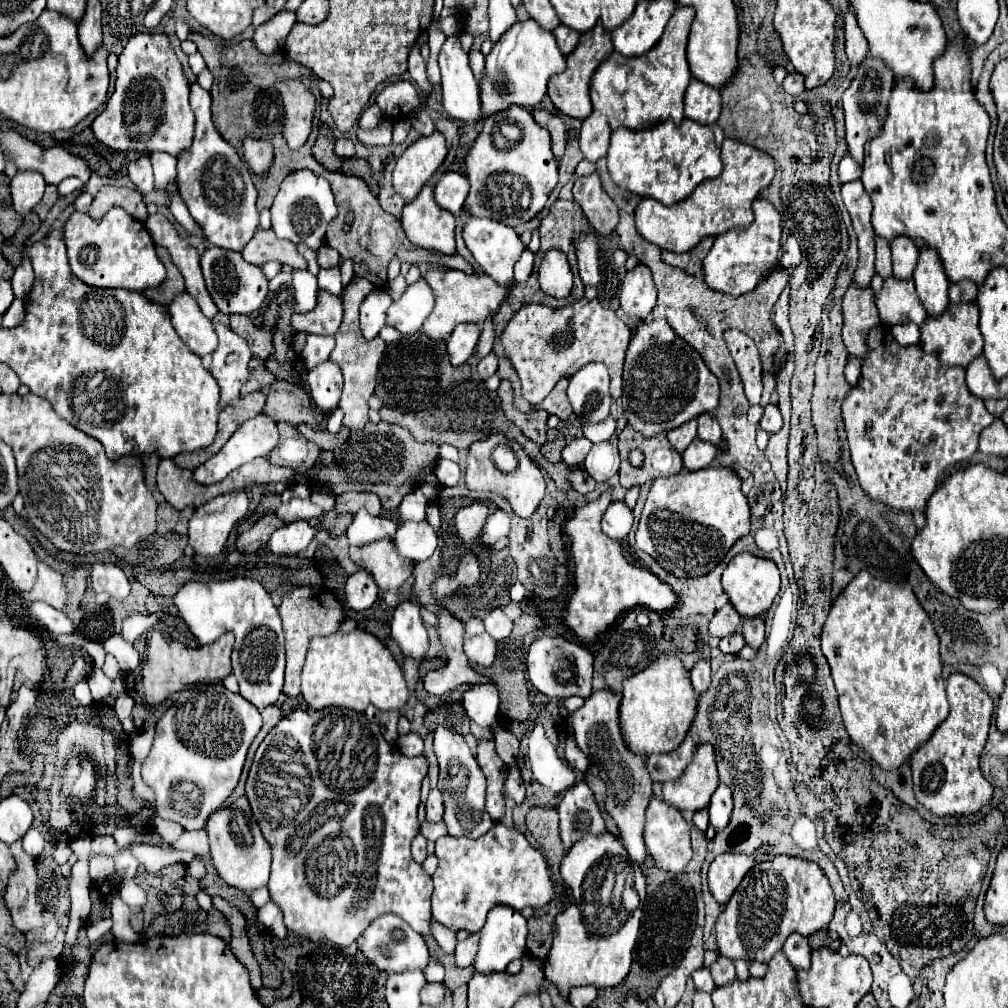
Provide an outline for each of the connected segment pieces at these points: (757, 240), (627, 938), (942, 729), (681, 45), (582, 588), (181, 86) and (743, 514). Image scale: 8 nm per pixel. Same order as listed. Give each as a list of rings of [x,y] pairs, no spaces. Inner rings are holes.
[[[756,199],[752,205],[754,223],[744,231],[726,231],[716,237],[706,261],[702,265],[704,281],[716,291],[728,295],[744,295],[752,291],[766,275],[776,269],[778,251],[780,251],[780,235],[782,235],[782,219],[774,205],[766,199]]]
[[[608,831],[600,837],[586,837],[578,841],[562,859],[560,875],[566,893],[566,905],[556,915],[554,921],[554,943],[546,957],[544,973],[546,979],[558,989],[560,997],[568,1001],[570,991],[576,987],[584,985],[592,985],[596,989],[614,987],[622,983],[622,979],[628,975],[642,917],[638,903],[646,897],[646,877],[640,865],[632,861],[628,851],[622,847],[622,843]]]
[[[952,673],[948,677],[948,701],[950,715],[934,731],[934,735],[912,755],[912,777],[914,795],[920,805],[938,817],[974,815],[992,803],[994,787],[984,779],[980,771],[980,755],[986,747],[990,721],[992,721],[992,699],[990,695],[968,675]]]
[[[678,7],[666,25],[666,33],[660,37],[658,45],[650,49],[650,53],[640,57],[624,57],[620,53],[612,53],[606,61],[600,63],[590,81],[593,111],[582,121],[579,134],[580,151],[584,153],[586,161],[596,163],[600,157],[607,155],[611,134],[618,127],[636,131],[660,125],[668,119],[680,125],[684,119],[684,91],[692,77],[686,61],[686,39],[692,19],[694,9]]]
[[[602,493],[590,505],[576,509],[574,517],[566,523],[566,533],[572,541],[572,559],[574,559],[574,579],[576,591],[570,595],[570,603],[564,611],[564,623],[572,629],[580,641],[594,641],[602,631],[606,631],[624,611],[634,607],[646,607],[652,611],[668,611],[676,605],[674,591],[662,583],[658,577],[645,568],[630,565],[622,557],[620,543],[606,537],[600,529],[600,519],[606,507],[612,503],[610,493]]]
[[[144,33],[128,41],[118,57],[116,85],[104,111],[92,121],[98,141],[114,151],[164,151],[178,155],[190,147],[194,135],[194,113],[188,103],[190,83],[164,33]],[[154,81],[158,89],[150,85]]]
[[[730,467],[682,471],[652,481],[636,543],[676,577],[698,577],[712,571],[728,549],[750,531],[750,509],[742,493],[742,479]]]

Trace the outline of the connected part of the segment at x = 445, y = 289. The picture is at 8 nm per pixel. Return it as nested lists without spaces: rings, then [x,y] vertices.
[[[432,269],[426,273],[428,285],[436,293],[436,305],[430,313],[430,317],[422,325],[422,333],[426,333],[432,339],[446,339],[450,337],[452,329],[458,323],[476,323],[482,325],[488,315],[494,315],[506,301],[510,293],[510,285],[498,285],[492,277],[486,273],[462,273],[462,271],[440,271]]]

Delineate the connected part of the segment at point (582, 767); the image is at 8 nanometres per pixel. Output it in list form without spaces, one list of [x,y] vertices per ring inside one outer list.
[[[568,735],[568,739],[566,739],[564,755],[566,755],[566,761],[568,761],[570,767],[576,767],[578,771],[586,773],[586,769],[588,769],[588,757],[578,749],[578,745],[576,745],[576,741],[574,741],[572,735]]]

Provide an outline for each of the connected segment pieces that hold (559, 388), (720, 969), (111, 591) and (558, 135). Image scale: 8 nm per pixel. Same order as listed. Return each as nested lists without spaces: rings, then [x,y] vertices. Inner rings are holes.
[[[562,377],[556,383],[556,387],[550,391],[550,395],[546,397],[546,401],[542,401],[540,405],[536,405],[536,409],[544,409],[548,413],[554,413],[562,421],[566,421],[572,415],[572,407],[570,407],[568,397],[566,397],[566,387],[568,387],[568,377]]]
[[[718,957],[716,963],[710,965],[710,975],[714,979],[716,985],[726,985],[726,983],[732,983],[736,979],[736,973],[734,973],[734,963],[728,959],[728,957]]]
[[[94,563],[90,569],[90,581],[96,593],[108,593],[114,599],[124,599],[130,593],[128,577],[114,563]]]
[[[540,109],[532,111],[532,117],[536,119],[538,125],[542,125],[544,129],[550,131],[554,157],[556,157],[556,161],[560,161],[562,155],[564,155],[564,149],[566,149],[566,129],[564,129],[562,119],[556,117],[556,115],[550,115],[550,113],[546,113],[546,111],[540,111]]]

